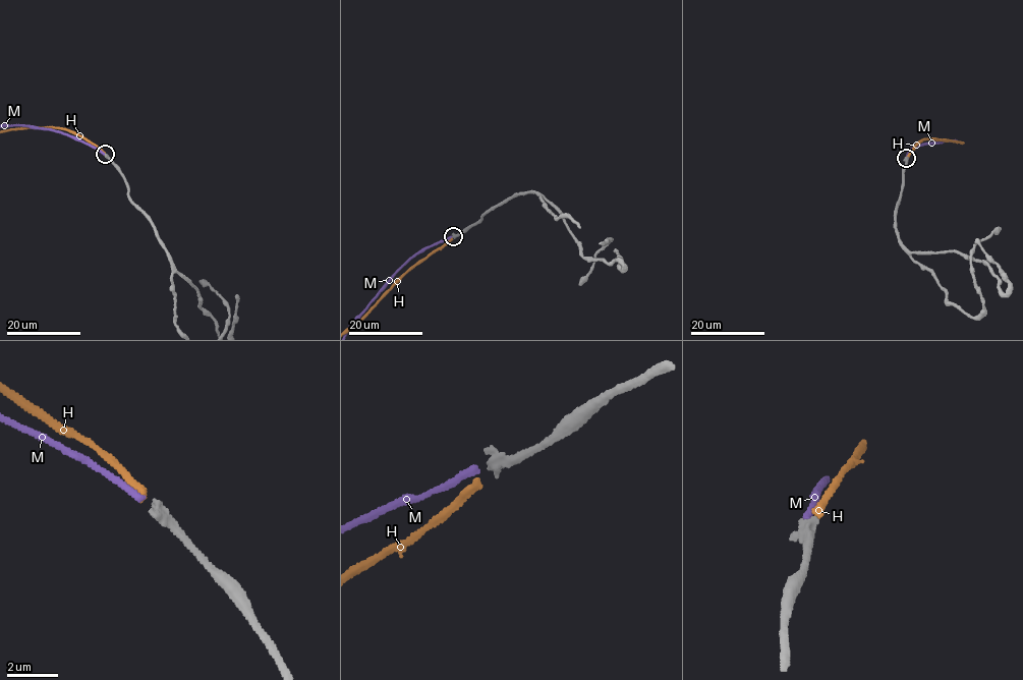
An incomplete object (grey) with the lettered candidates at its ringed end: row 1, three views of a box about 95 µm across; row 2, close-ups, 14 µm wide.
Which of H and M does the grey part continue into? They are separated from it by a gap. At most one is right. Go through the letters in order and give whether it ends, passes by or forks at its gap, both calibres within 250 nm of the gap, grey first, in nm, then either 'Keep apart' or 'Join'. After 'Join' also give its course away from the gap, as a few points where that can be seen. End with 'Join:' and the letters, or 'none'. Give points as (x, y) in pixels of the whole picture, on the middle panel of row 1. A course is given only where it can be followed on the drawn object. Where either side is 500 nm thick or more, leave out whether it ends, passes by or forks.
H: It ends there. Thickness 440 nm (grey) against 280 nm. Join
M: It ends there. Thickness 440 nm (grey) against 280 nm. Keep apart
Join: H

